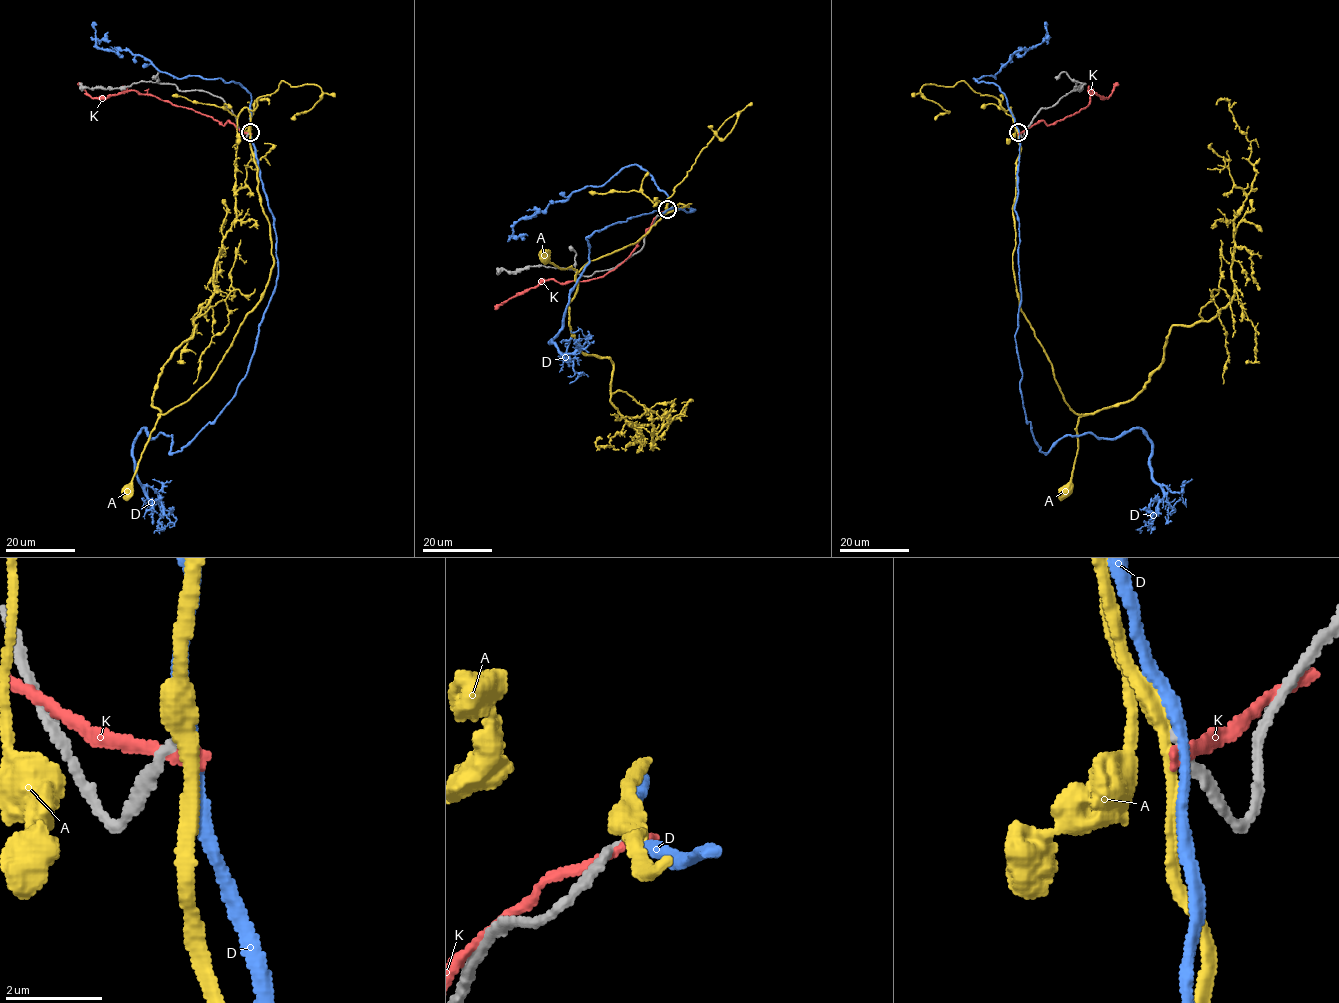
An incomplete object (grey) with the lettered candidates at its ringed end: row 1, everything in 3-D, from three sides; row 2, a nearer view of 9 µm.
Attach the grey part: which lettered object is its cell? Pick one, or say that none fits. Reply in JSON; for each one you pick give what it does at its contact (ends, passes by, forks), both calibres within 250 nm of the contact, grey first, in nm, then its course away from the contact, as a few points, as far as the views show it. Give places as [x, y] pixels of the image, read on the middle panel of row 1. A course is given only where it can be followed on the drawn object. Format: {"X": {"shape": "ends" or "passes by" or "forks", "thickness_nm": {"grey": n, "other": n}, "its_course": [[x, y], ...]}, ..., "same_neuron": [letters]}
{"same_neuron": []}

